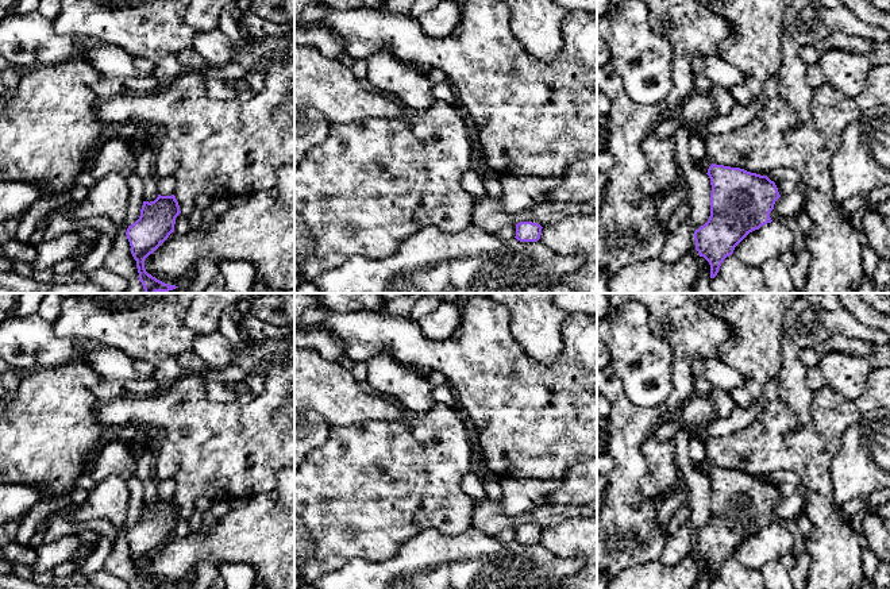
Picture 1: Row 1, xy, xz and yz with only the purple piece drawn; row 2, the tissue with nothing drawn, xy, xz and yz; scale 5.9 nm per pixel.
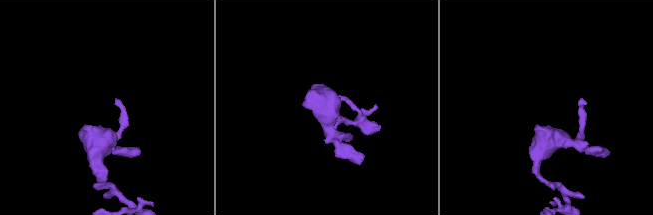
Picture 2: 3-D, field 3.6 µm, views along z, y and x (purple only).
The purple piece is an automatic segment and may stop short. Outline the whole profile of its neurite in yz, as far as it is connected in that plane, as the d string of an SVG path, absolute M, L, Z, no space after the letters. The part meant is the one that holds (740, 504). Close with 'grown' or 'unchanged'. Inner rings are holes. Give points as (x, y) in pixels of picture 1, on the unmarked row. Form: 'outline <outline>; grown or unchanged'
outline M706 458L700 471L710 481L710 519L694 534L694 543L714 581L724 562L750 535L773 524L770 515L781 497L767 478L710 466Z; grown

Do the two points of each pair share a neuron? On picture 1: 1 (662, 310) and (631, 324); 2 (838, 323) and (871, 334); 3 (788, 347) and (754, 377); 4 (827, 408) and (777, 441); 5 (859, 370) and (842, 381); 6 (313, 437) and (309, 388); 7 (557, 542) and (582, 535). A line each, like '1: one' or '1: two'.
1: two
2: one
3: two
4: one
5: one
6: two
7: one

